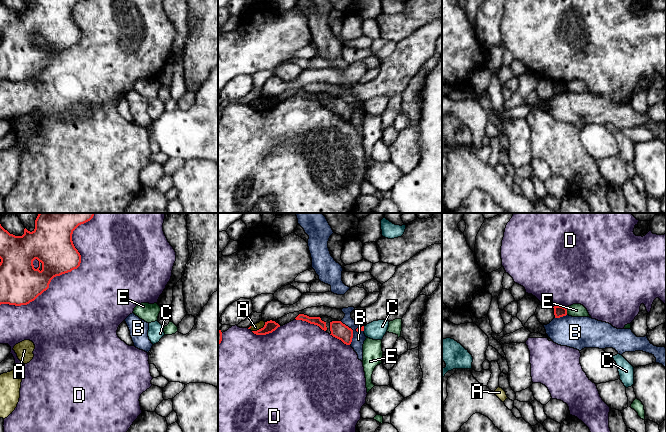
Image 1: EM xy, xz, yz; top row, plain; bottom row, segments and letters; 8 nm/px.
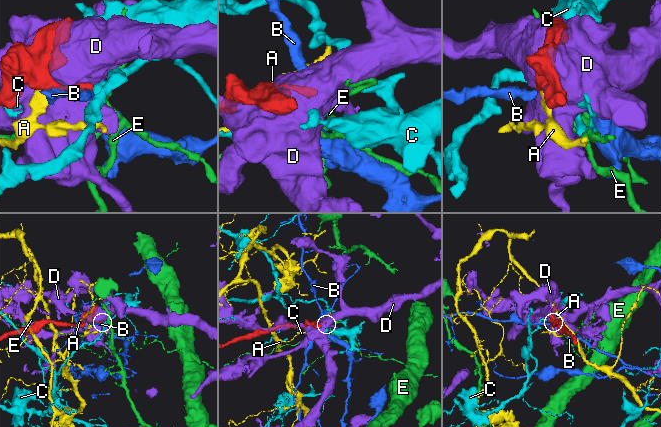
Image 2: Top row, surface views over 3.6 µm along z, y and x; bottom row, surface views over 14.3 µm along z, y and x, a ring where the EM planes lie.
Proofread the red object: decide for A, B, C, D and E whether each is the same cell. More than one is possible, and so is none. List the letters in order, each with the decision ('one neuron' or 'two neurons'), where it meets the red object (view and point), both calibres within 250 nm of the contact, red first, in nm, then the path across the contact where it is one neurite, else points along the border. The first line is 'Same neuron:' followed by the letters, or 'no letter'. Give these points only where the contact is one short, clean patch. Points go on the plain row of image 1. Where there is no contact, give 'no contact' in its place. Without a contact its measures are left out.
Same neuron: no letter
A: two neurons; meets red in xz at (259, 105); 90 nm thick on the red side, 60 nm on the other
B: two neurons; meets red in xz at (352, 107); 130 nm thick on the red side, 100 nm on the other; border along xz (340, 97), (352, 106), (352, 117), (350, 120)
C: two neurons; meets red in xz at (363, 104); 40 nm thick on the red side, 150 nm on the other; border along xz (363, 102), (364, 106)
D: two neurons; meets red in xy at (58, 51); 320 nm thick on the red side, 480 nm on the other
E: two neurons; meets red in yz at (566, 87); 100 nm thick on the red side, 110 nm on the other; border along yz (565, 83), (567, 90)

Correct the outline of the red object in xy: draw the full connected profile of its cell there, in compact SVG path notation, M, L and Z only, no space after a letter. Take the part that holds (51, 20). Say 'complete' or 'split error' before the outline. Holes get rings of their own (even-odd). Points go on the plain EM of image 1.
complete | M0 0L0 81L9 80L15 82L27 81L30 78L34 77L39 71L49 64L51 56L62 50L71 48L74 45L77 45L81 39L81 31L78 26L75 24L72 17L73 7L81 0L35 0L35 5L30 8L26 4L24 5L24 10L22 12L15 12L10 10L5 6Z

